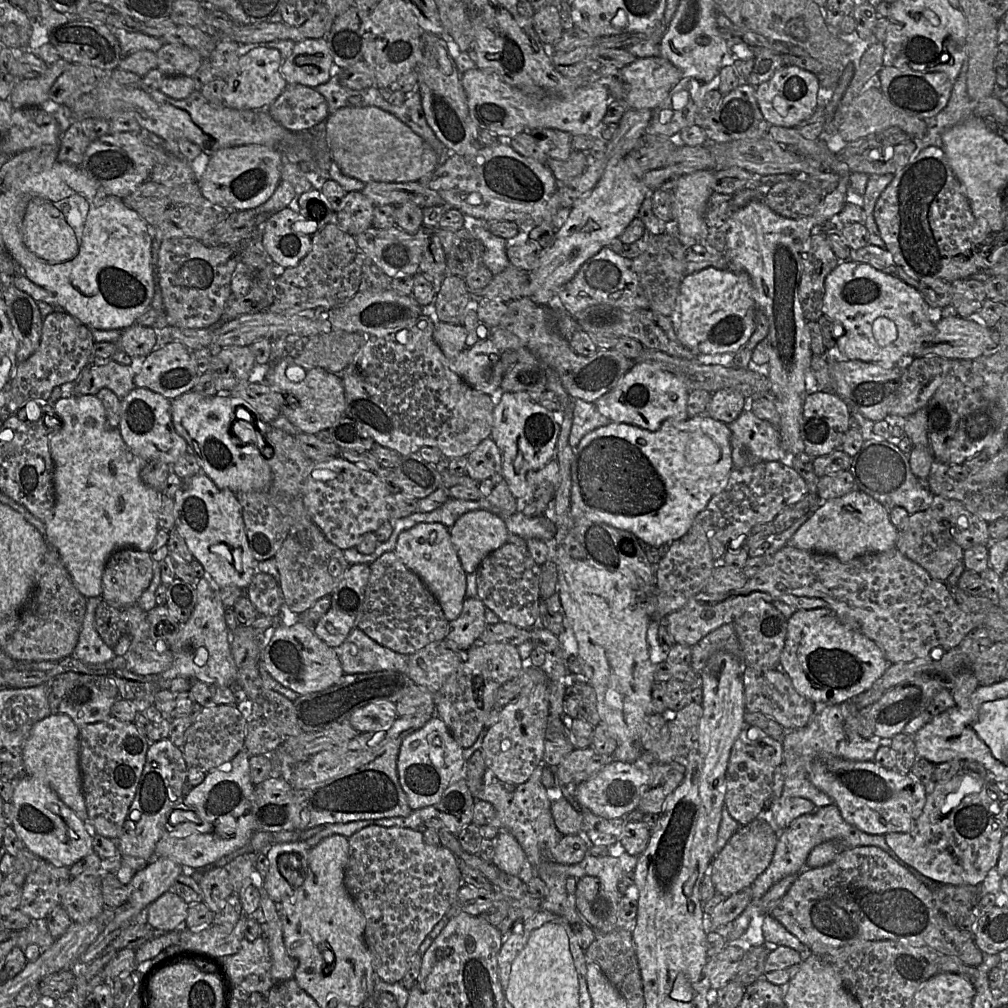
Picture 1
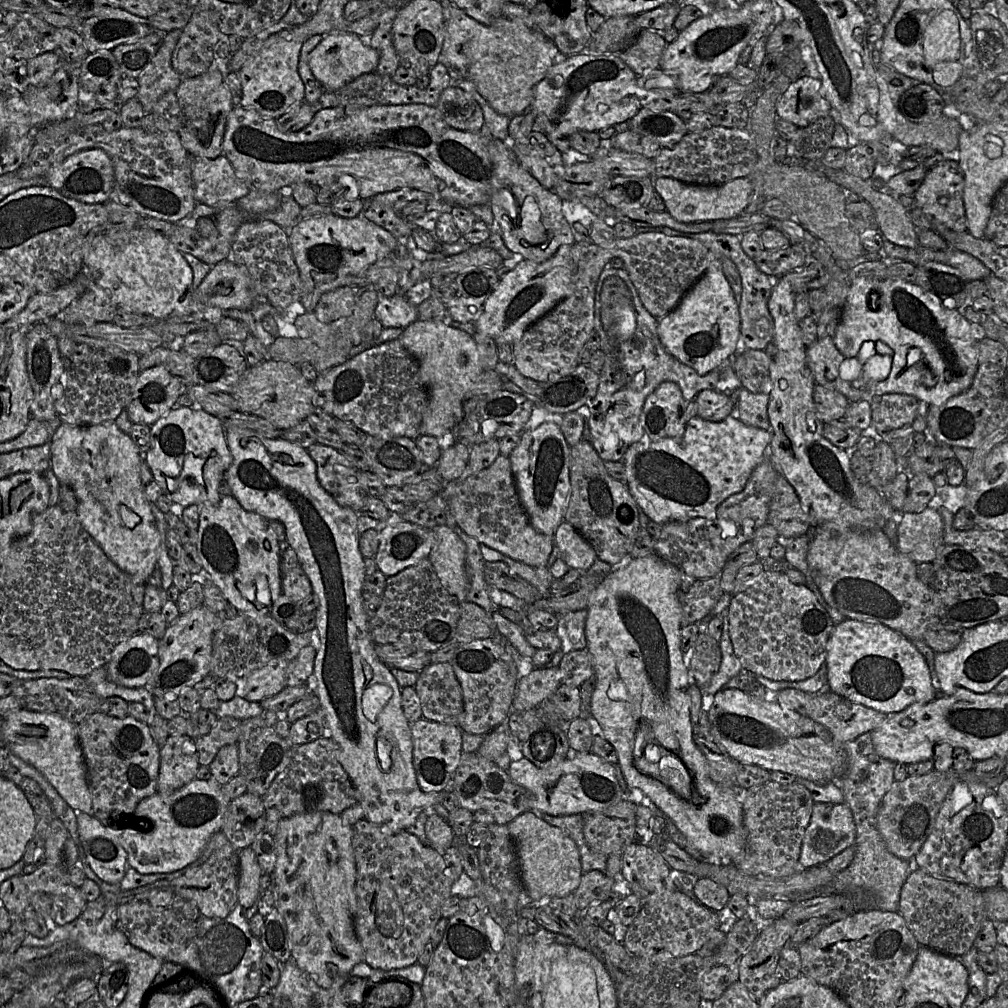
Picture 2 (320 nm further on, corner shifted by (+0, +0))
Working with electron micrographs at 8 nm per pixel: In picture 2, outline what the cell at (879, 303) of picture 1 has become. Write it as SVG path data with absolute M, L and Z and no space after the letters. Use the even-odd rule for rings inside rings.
M857 278L851 281L833 341L846 358L857 357L866 341L883 341L893 349L893 356L876 353L863 364L861 379L869 395L903 393L931 405L940 405L971 386L978 369L978 342L985 337L980 324L968 321L956 308L948 308L938 296L913 282L892 278Z

